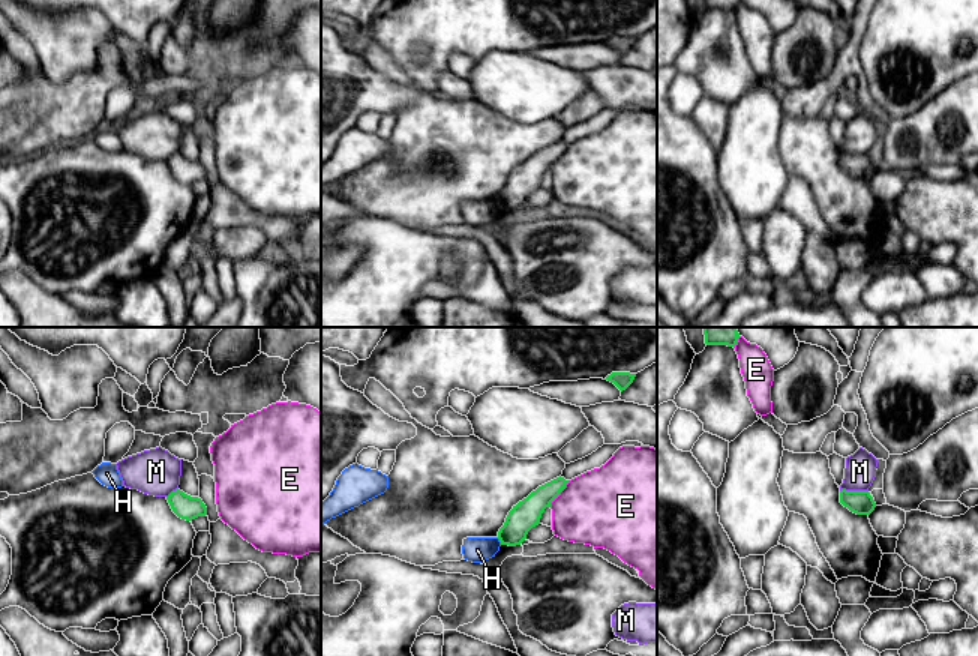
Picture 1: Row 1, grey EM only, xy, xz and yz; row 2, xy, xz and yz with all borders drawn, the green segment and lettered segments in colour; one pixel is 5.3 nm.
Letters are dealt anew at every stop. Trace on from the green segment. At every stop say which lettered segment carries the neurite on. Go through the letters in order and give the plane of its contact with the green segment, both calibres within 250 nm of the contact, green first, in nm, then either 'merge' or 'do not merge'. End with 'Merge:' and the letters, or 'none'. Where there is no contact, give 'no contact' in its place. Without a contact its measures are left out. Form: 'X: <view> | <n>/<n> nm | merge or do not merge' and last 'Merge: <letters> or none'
E: xz | 150/420 nm | do not merge
H: xz | 150/140 nm | do not merge
M: yz | 130/170 nm | do not merge
Merge: none

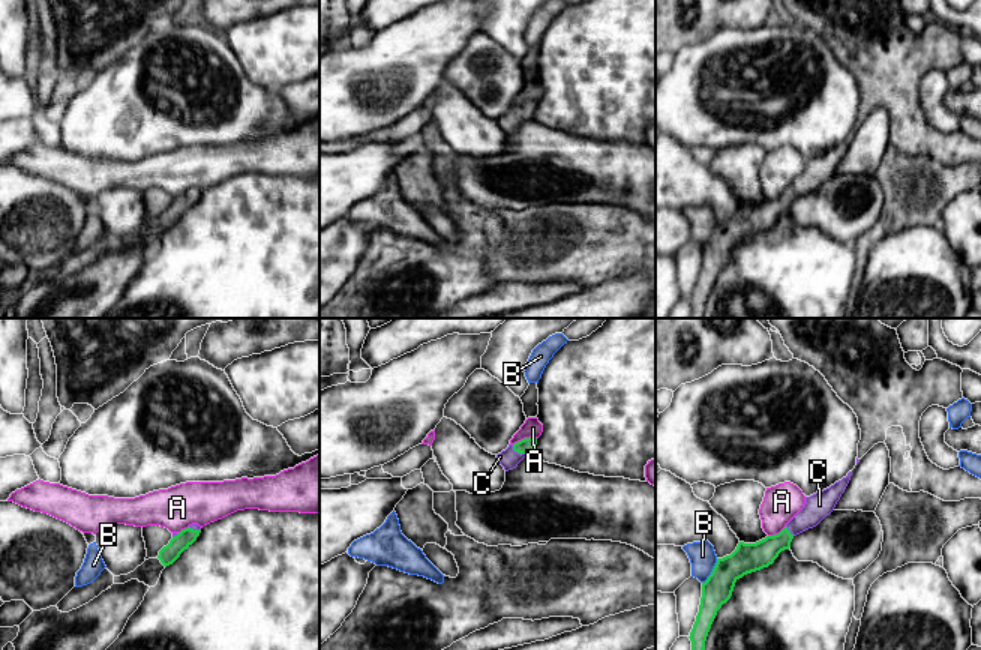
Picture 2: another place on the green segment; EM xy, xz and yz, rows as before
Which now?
A: xz | 80/100 nm | do not merge
B: yz | 160/140 nm | do not merge
C: xz | 80/100 nm | merge
Merge: C

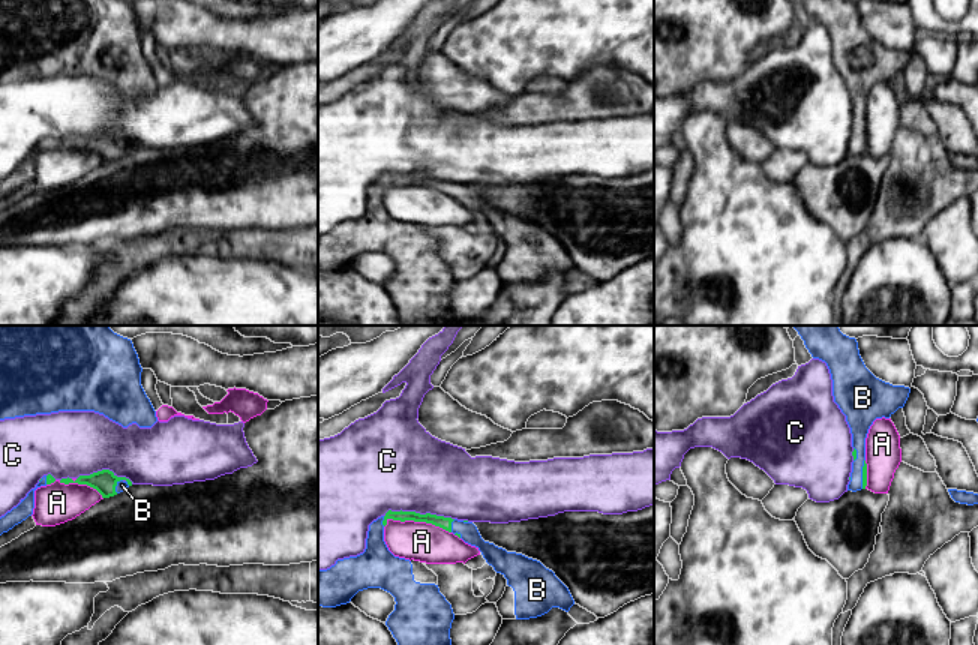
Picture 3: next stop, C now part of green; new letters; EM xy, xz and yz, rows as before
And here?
A: xz | 70/220 nm | do not merge
B: xz | 70/100 nm | merge
C: xz | 70/440 nm | do not merge
Merge: B

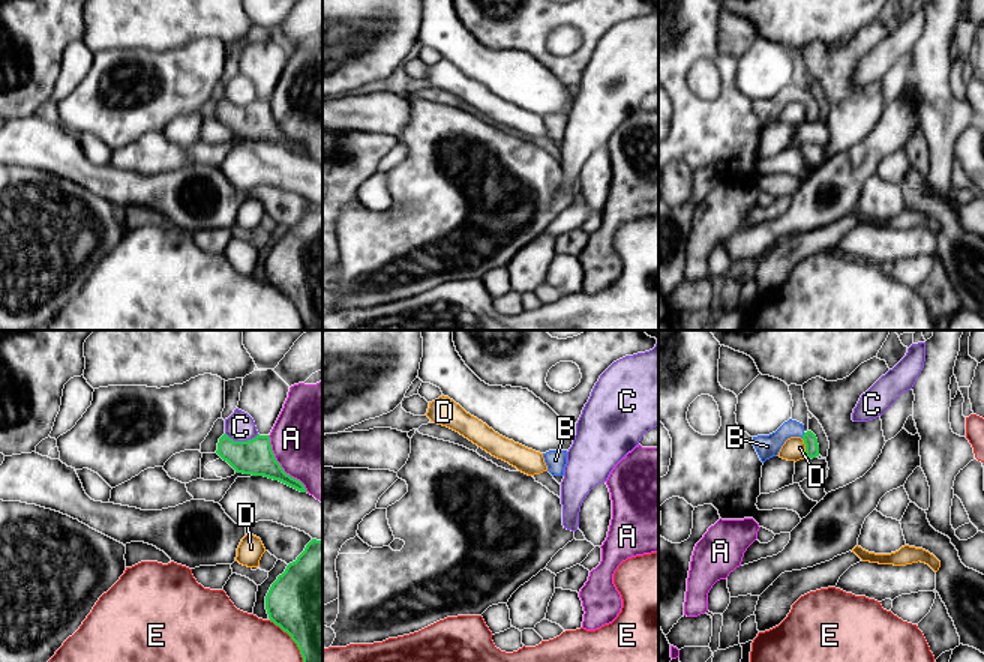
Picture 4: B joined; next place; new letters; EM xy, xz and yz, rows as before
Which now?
A: xy | 190/480 nm | do not merge
B: yz | 80/130 nm | merge
C: xy | 190/160 nm | do not merge
D: yz | 80/130 nm | do not merge
E: xy | 500/260 nm | do not merge
Merge: B

